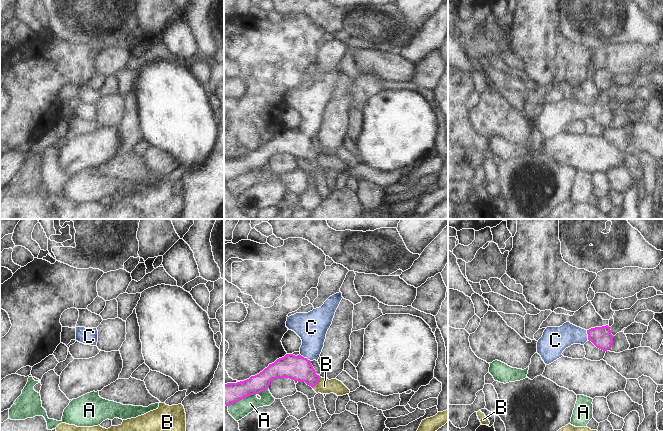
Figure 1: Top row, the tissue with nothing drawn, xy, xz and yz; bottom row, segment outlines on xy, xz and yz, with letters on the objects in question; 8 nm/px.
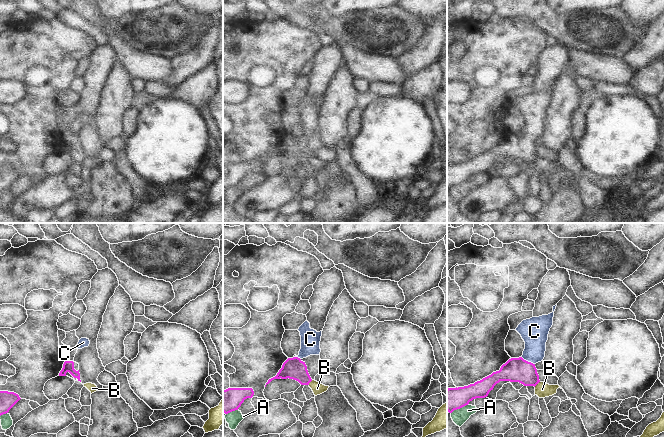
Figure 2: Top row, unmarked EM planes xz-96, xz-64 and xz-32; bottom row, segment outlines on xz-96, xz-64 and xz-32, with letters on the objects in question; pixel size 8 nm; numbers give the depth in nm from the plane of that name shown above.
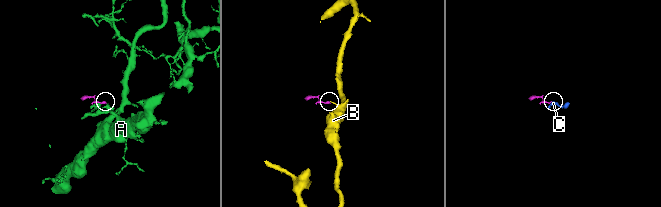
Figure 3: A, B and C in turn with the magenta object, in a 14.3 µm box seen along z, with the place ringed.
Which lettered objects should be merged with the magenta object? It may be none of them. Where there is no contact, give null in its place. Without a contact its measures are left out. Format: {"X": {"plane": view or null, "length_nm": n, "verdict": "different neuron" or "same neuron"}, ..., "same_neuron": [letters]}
{"A": {"plane": "xz", "length_nm": 360, "verdict": "different neuron"}, "B": {"plane": "xz", "length_nm": 110, "verdict": "different neuron"}, "C": {"plane": "xz", "length_nm": 110, "verdict": "same neuron"}, "same_neuron": ["C"]}

